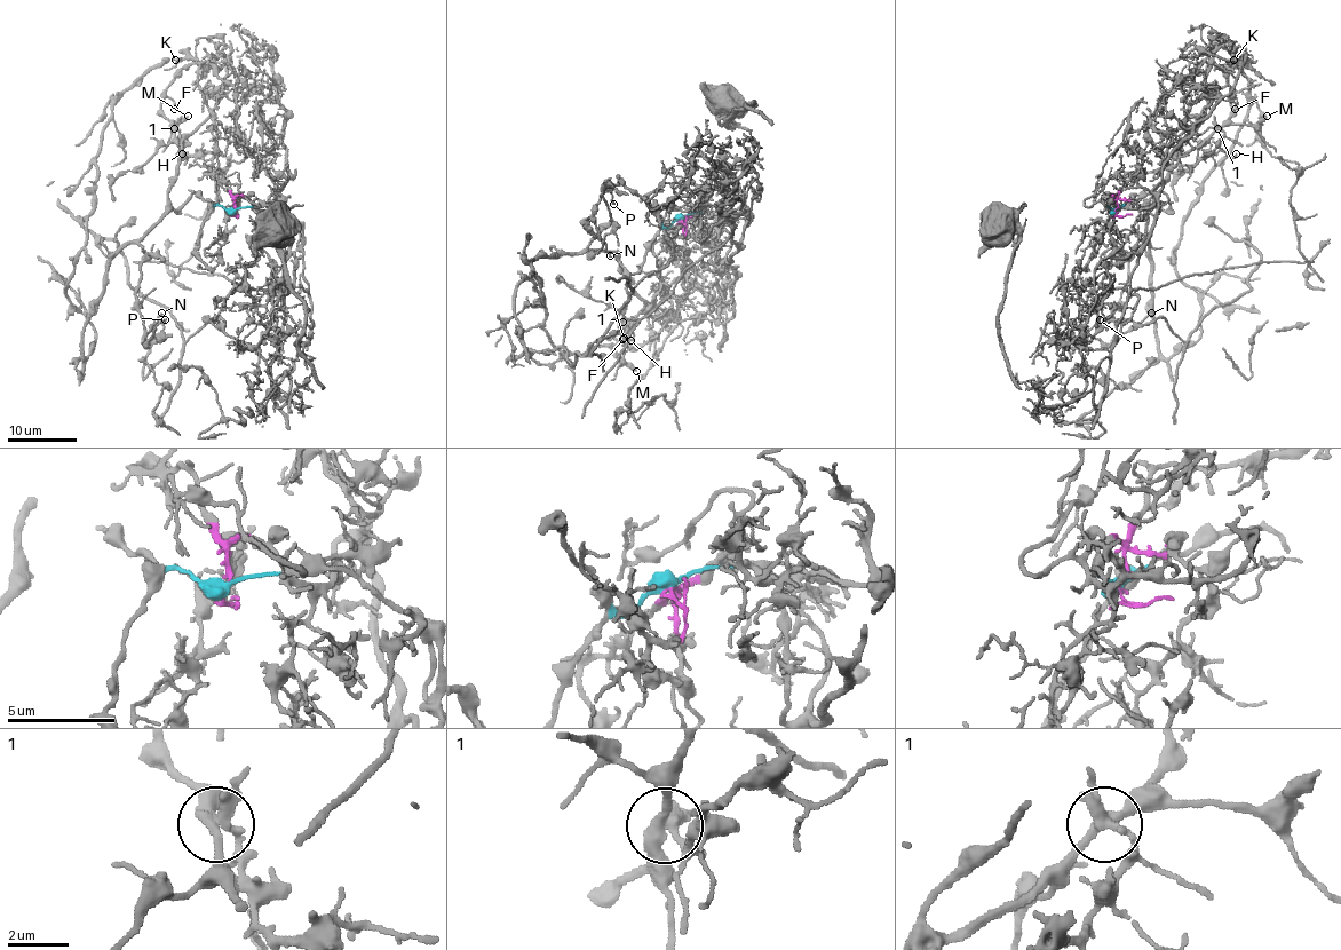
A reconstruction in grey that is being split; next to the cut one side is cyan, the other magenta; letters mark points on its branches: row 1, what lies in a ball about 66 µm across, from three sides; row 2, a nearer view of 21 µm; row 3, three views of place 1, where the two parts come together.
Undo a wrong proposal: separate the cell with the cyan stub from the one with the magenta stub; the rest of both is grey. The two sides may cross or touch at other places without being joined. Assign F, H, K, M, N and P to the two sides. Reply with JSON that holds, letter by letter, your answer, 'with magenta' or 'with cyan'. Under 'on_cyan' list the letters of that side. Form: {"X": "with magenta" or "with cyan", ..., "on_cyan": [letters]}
{"F": "with cyan", "H": "with magenta", "K": "with magenta", "M": "with cyan", "N": "with cyan", "P": "with cyan", "on_cyan": ["F", "M", "N", "P"]}

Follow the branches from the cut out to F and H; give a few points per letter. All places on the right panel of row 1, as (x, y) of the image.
F: (1116, 212), (1152, 192), (1164, 195), (1166, 210), (1156, 188), (1174, 160), (1231, 115), (1235, 97), (1235, 110)
H: (1116, 212), (1117, 196), (1129, 172), (1193, 165), (1217, 148), (1229, 157), (1236, 153)

